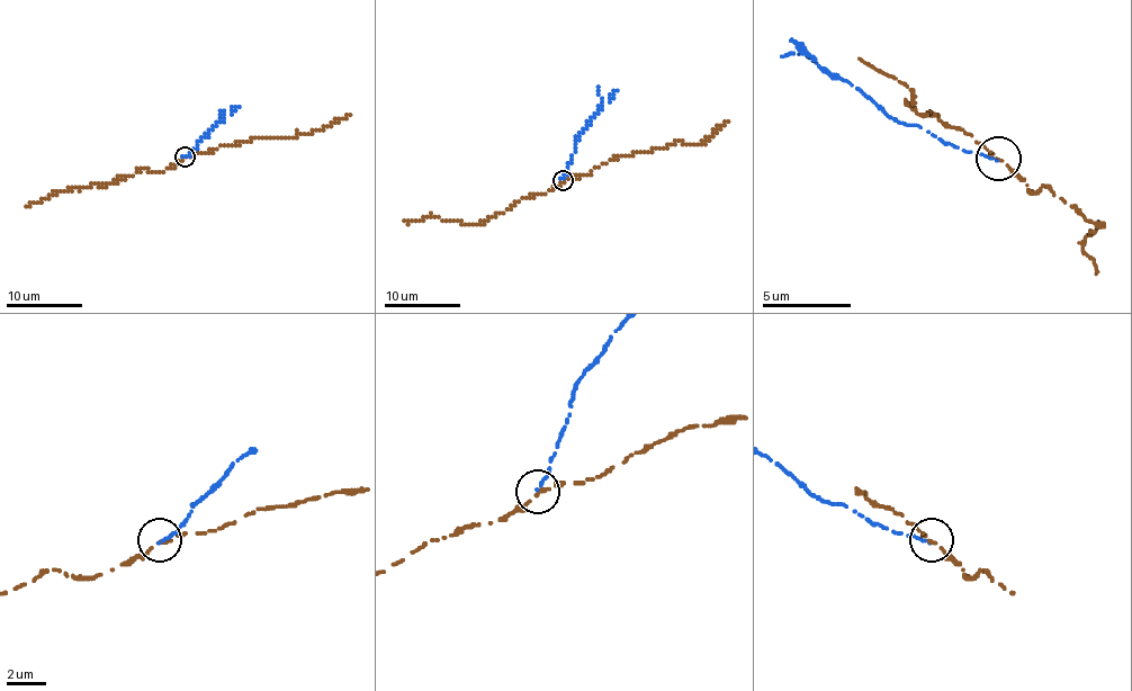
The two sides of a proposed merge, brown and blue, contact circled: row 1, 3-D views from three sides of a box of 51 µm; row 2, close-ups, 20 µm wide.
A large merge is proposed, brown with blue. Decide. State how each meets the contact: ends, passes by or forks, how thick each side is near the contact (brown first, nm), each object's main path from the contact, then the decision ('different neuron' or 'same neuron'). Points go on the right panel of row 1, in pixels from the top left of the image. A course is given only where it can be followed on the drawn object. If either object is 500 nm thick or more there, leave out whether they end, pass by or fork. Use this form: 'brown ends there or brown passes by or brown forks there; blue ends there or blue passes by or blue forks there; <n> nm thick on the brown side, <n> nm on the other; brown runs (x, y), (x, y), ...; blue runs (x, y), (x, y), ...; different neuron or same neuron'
brown passes by; blue ends there; 140 nm thick on the brown side, 170 nm on the other; brown runs (997, 159), (1027, 190), (1045, 186), (1099, 226), (1099, 222), (1081, 239), (1095, 261), (1095, 275); blue runs (997, 159), (940, 142), (917, 124), (899, 124), (788, 39); different neuron

